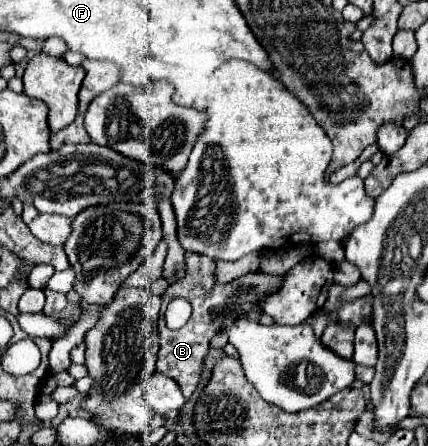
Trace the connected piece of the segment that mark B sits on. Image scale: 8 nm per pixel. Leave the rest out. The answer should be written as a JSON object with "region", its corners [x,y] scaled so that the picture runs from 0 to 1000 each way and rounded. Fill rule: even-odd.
{"region":[[[432,567],[432,590],[437,590],[432,626],[395,639],[390,652],[381,657],[381,684],[376,684],[381,693],[371,706],[371,774],[376,778],[371,778],[367,832],[400,845],[404,854],[414,854],[414,863],[423,868],[423,881],[442,895],[470,850],[470,823],[474,823],[474,805],[484,796],[493,756],[521,738],[526,720],[549,720],[568,702],[605,697],[600,675],[614,661],[643,652],[657,639],[657,626],[638,626],[638,617],[577,612],[540,635],[526,635],[526,639],[507,635],[502,639],[502,621],[498,621],[502,585],[498,581],[479,581],[479,572],[437,572]],[[414,666],[437,670],[451,688],[451,702],[446,702],[442,720],[432,724],[432,733],[400,742],[386,729],[386,688],[395,684],[395,675],[404,675]]]}

